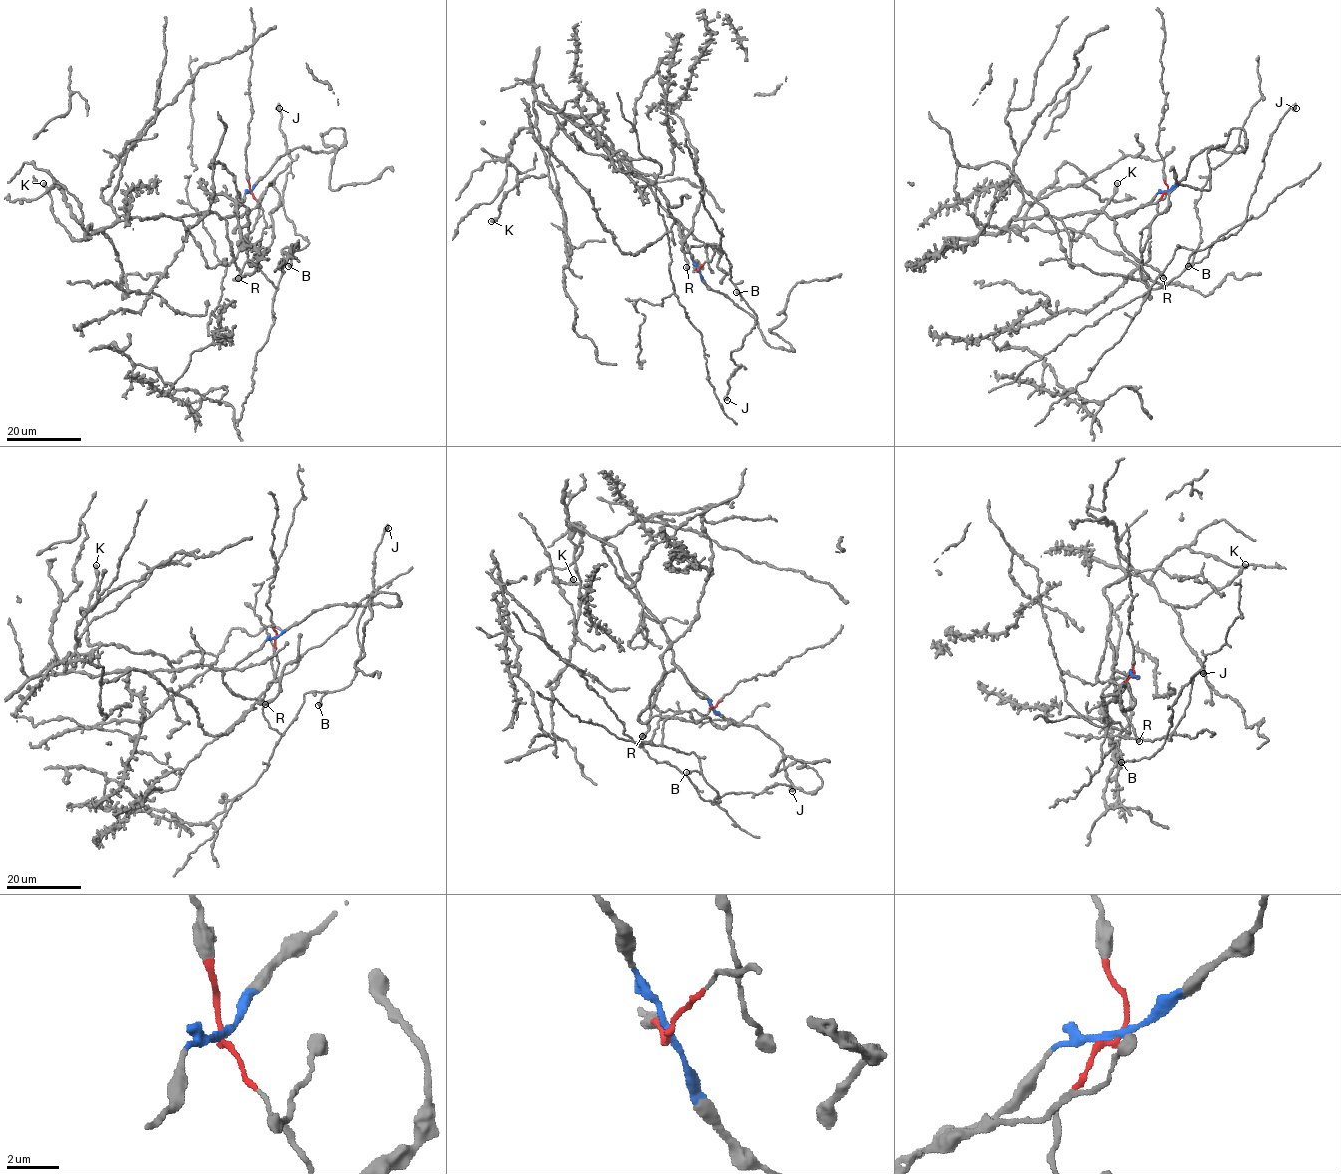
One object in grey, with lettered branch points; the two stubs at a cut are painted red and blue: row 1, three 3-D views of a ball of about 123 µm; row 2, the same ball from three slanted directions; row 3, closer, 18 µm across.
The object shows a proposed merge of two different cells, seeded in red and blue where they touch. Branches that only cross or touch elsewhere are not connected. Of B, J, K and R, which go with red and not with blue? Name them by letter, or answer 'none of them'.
B, J

